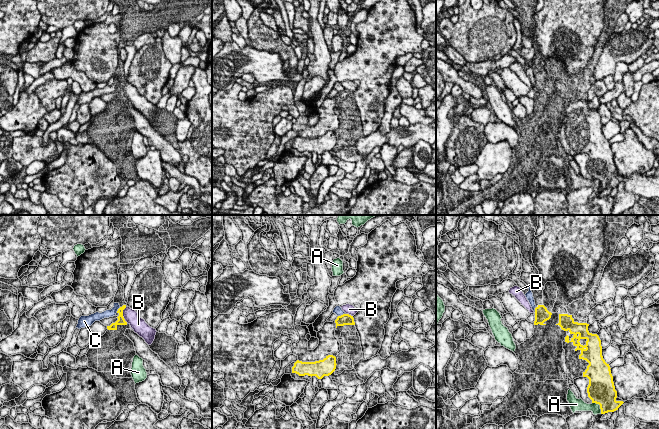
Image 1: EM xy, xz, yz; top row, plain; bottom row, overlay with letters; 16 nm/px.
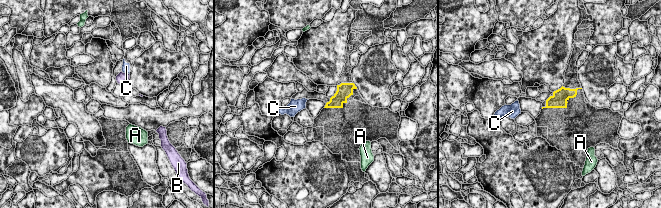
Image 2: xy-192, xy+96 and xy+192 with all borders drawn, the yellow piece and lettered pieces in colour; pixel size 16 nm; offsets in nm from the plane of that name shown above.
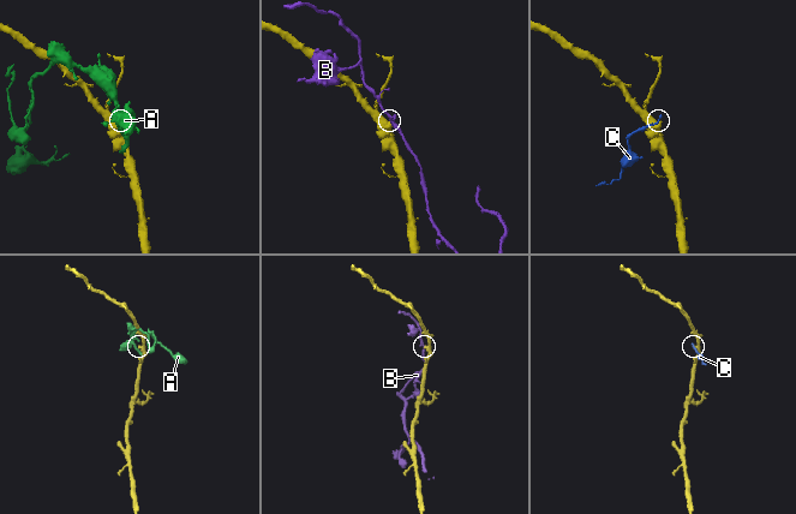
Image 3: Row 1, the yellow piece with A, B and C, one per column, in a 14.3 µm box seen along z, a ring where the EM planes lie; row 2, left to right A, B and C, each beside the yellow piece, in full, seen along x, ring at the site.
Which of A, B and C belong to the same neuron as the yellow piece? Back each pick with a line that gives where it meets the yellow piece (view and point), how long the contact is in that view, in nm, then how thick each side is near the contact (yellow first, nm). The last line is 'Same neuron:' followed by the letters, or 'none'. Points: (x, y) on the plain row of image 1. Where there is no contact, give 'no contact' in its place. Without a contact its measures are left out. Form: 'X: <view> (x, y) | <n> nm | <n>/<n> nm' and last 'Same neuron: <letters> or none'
Same neuron: none

